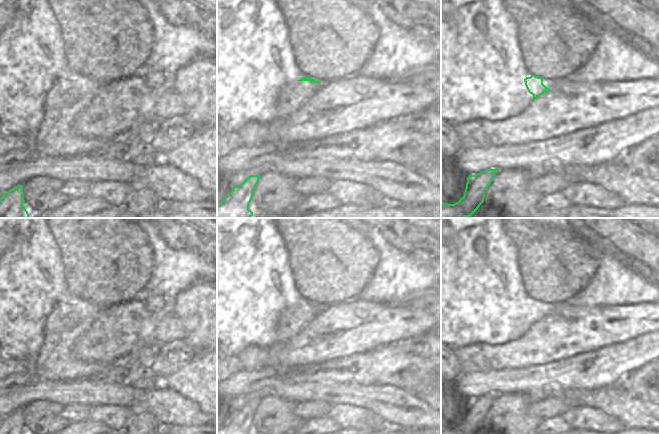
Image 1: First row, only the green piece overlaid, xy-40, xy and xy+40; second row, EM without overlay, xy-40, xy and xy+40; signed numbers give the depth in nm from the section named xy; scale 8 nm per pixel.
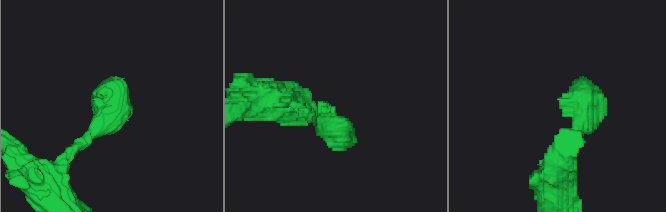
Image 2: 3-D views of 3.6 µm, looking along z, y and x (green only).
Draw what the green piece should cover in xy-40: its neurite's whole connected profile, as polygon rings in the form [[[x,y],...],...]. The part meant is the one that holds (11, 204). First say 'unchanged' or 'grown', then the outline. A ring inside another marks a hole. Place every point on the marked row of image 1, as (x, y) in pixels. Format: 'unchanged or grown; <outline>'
unchanged; [[[18,185],[3,193],[0,200],[0,218],[29,218],[29,213],[23,206],[23,185]]]

